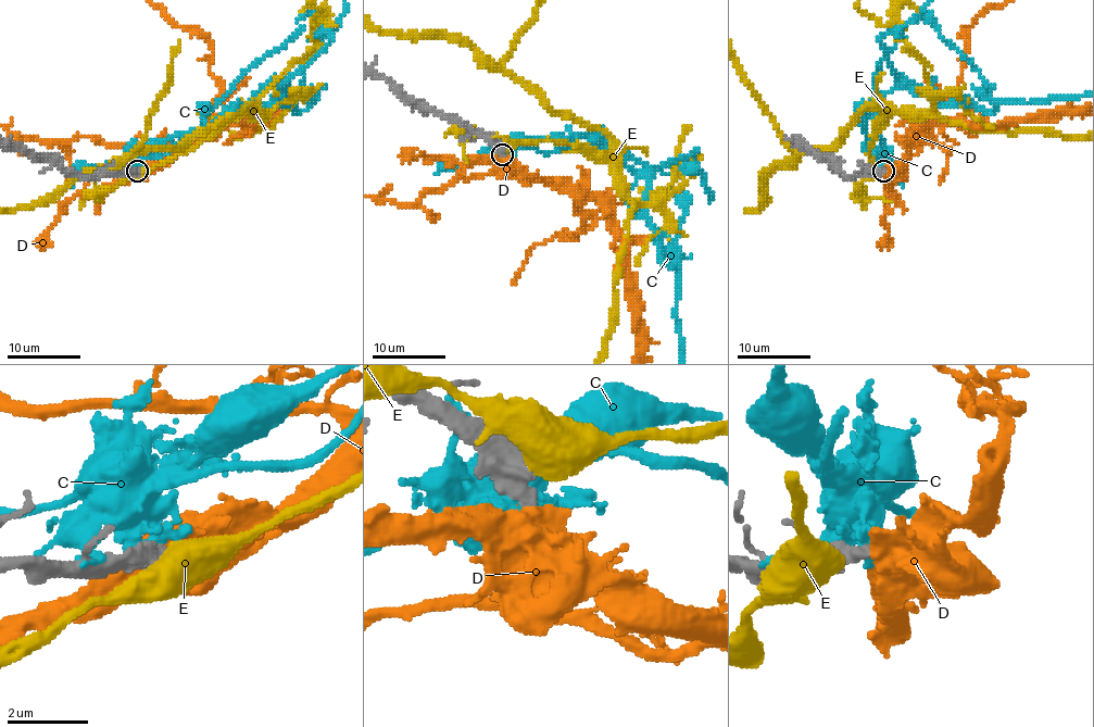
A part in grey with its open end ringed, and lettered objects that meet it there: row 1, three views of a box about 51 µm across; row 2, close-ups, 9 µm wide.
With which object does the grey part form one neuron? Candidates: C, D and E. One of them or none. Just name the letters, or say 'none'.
D

